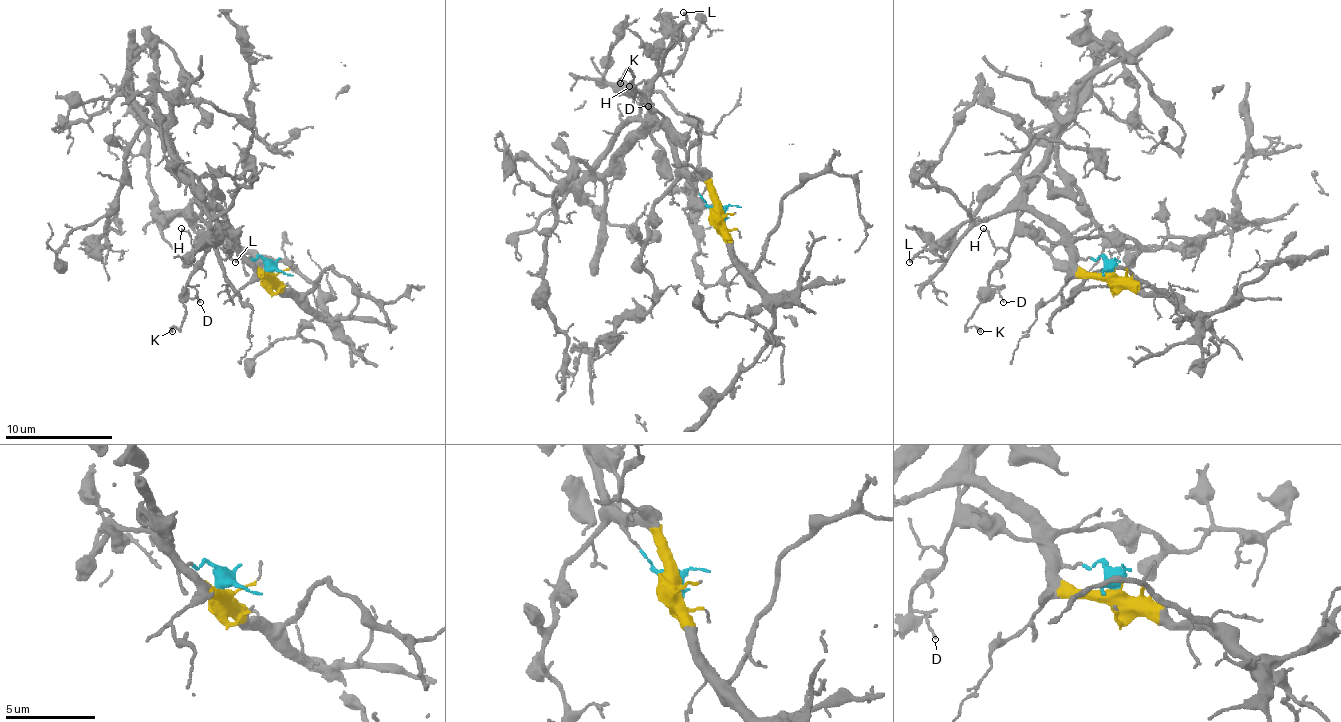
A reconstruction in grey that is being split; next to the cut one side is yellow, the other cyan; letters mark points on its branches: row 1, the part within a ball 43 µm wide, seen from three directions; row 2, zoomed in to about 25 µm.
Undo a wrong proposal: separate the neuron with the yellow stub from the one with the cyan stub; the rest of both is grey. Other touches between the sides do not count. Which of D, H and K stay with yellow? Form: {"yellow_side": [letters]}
{"yellow_side": []}

